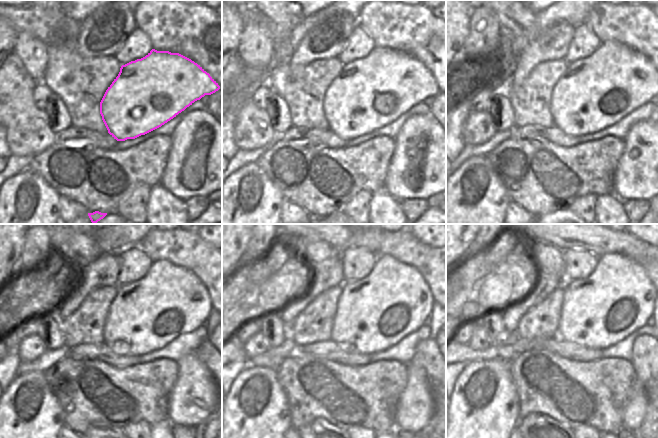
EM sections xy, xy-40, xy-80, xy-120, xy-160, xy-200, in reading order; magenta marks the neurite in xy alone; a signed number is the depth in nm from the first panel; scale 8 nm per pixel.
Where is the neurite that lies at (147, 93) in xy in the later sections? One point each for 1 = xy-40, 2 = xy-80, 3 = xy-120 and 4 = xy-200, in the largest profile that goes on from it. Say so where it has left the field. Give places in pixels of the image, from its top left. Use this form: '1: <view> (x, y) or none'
1: xy-40 (369, 93)
2: xy-80 (594, 93)
3: xy-120 (145, 316)
4: xy-200 (617, 299)

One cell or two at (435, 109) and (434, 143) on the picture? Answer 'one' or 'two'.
two

